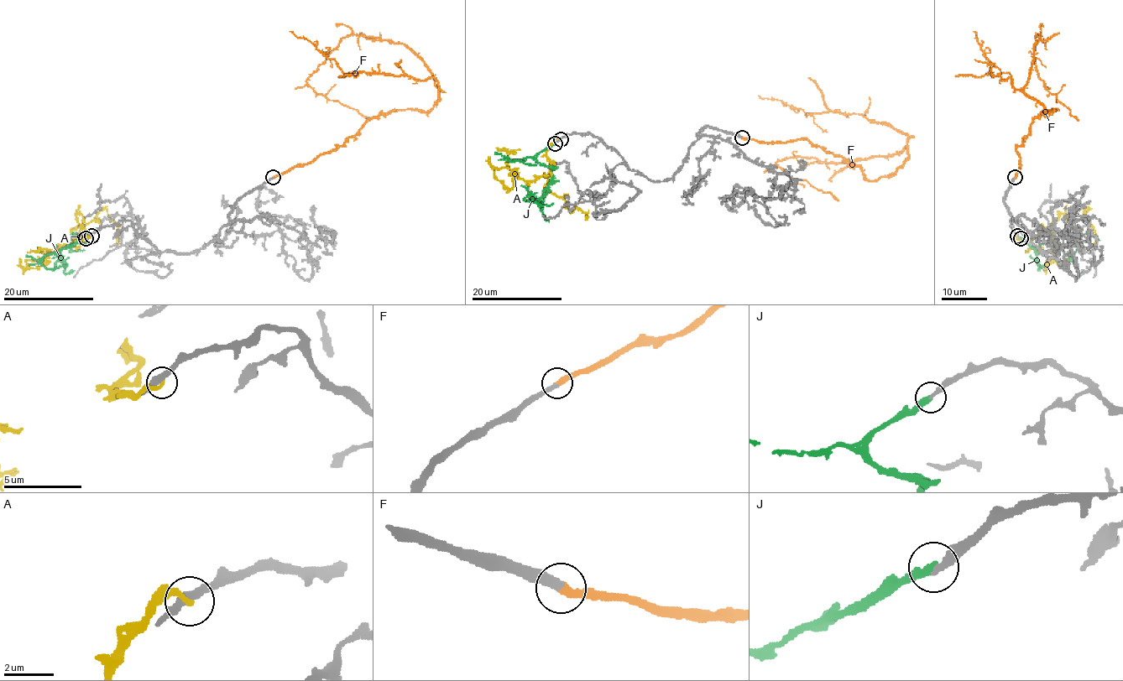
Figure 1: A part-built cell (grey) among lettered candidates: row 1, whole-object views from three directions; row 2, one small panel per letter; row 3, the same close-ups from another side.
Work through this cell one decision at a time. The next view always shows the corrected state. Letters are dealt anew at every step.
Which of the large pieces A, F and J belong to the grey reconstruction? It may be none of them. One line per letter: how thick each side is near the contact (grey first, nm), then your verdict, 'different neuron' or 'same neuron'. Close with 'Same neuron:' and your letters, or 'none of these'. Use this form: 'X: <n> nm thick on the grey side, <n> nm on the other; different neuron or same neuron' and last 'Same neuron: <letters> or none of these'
A: 380 nm thick on the grey side, 240 nm on the other; different neuron
F: 320 nm thick on the grey side, 320 nm on the other; same neuron
J: 280 nm thick on the grey side, 320 nm on the other; same neuron
Same neuron: F, J

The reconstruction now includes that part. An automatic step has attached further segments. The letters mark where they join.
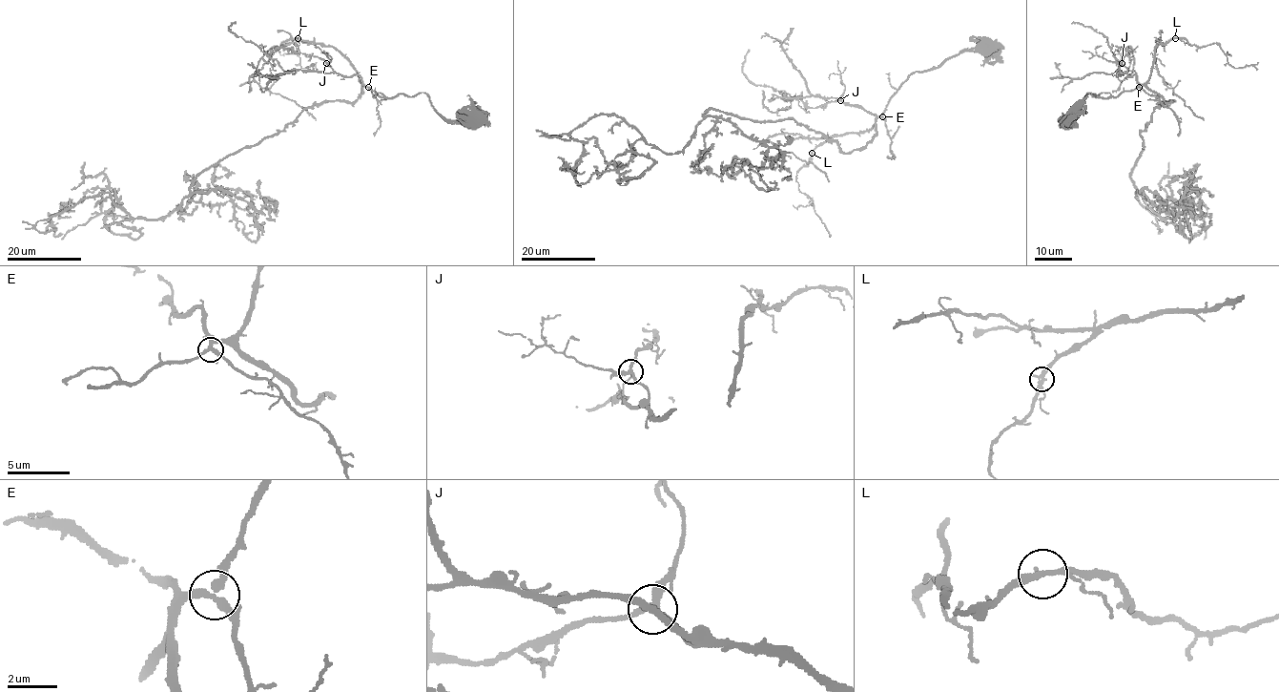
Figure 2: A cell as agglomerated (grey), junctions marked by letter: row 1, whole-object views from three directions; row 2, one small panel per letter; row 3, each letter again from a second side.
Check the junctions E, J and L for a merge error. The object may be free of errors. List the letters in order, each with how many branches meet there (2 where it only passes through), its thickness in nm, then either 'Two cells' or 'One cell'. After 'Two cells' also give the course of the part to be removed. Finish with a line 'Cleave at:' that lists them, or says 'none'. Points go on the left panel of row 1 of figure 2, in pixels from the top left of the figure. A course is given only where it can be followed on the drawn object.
E: Branches: 3. Thickness 220 nm. One cell
J: Branches: 3. Thickness 240 nm. One cell
L: Branches: 3. Thickness 220 nm. One cell
Cleave at: none

